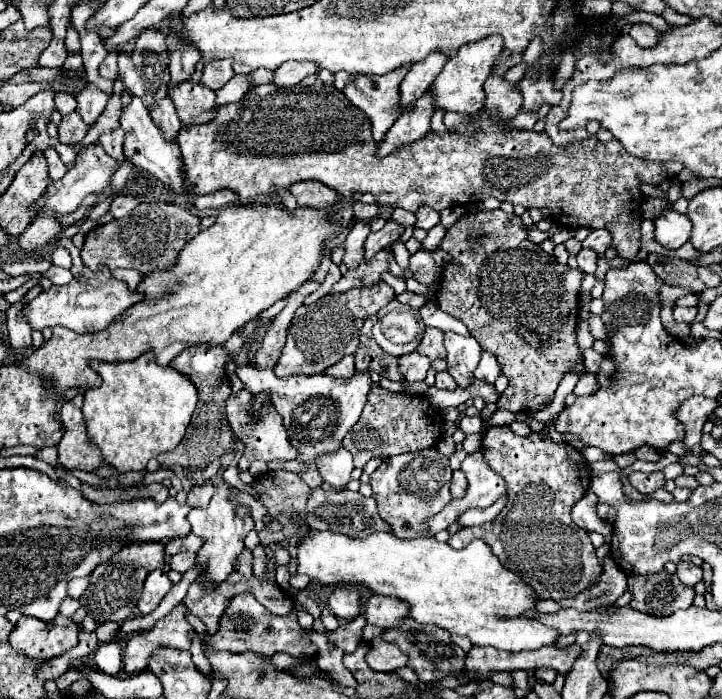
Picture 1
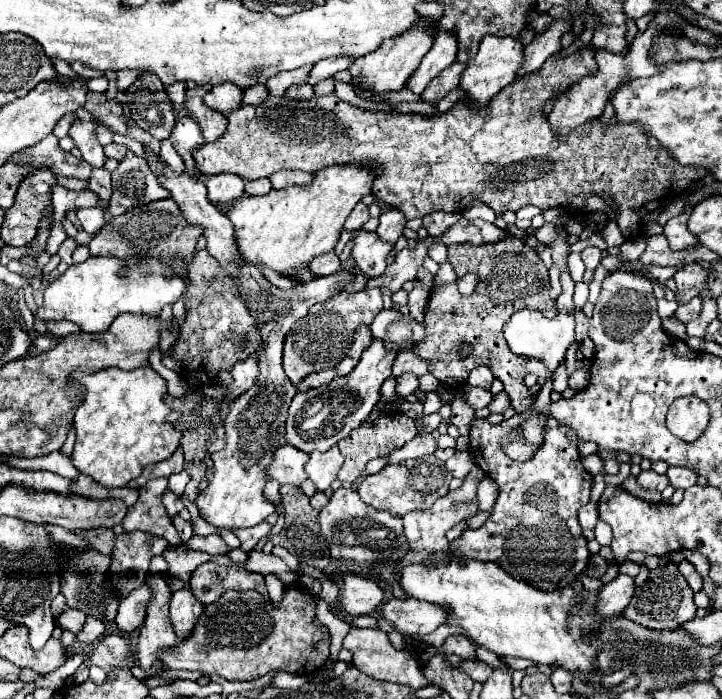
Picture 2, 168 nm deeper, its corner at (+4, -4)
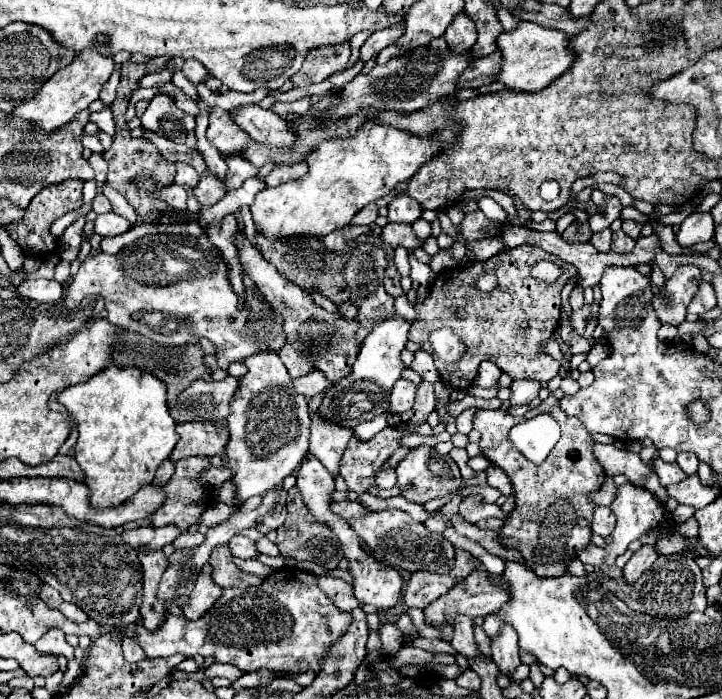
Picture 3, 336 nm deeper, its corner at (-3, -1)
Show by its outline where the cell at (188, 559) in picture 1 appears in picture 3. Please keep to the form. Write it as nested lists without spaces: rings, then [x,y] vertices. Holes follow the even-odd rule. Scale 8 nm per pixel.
[[[185,532],[185,534],[181,534],[181,536],[173,542],[173,546],[175,546],[175,548],[195,548],[195,546],[203,544],[203,540],[205,540],[205,536],[203,536],[201,532],[195,532],[195,534]]]

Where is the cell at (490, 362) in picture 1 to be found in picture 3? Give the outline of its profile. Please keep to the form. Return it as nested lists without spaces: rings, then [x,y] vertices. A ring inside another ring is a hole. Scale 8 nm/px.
[[[485,360],[485,362],[481,362],[479,374],[477,374],[477,378],[475,378],[473,384],[481,386],[481,388],[495,388],[495,386],[499,384],[499,376],[501,376],[501,374],[503,374],[503,372],[501,372],[493,362]]]

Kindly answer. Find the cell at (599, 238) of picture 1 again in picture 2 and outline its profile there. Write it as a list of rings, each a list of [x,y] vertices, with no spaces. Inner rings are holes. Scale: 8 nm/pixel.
[[[608,223],[608,225],[600,231],[600,235],[604,237],[608,249],[610,249],[610,247],[618,247],[618,245],[624,243],[624,237],[620,235],[620,229],[618,229],[616,223]]]

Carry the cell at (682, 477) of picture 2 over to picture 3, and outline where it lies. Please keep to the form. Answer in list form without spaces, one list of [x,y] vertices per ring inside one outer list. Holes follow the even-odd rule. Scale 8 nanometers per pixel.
[[[681,452],[681,454],[677,454],[677,464],[681,466],[681,470],[683,470],[687,476],[691,476],[691,474],[697,472],[699,460],[697,460],[695,454],[691,454],[691,452]]]

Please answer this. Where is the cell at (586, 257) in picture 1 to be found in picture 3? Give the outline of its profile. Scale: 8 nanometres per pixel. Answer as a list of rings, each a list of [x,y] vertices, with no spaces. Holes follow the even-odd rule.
[[[605,228],[605,230],[601,230],[601,232],[597,232],[597,234],[593,234],[593,238],[591,238],[591,244],[599,250],[599,252],[609,252],[611,248],[611,228]]]

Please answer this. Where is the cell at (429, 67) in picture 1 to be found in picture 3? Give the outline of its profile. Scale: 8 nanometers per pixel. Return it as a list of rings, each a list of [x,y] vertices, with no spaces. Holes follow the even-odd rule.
[[[461,12],[455,16],[451,26],[445,30],[445,38],[447,38],[449,48],[455,52],[471,50],[471,46],[475,44],[475,38],[477,38],[475,24],[471,22],[471,18],[467,18],[465,12]]]

